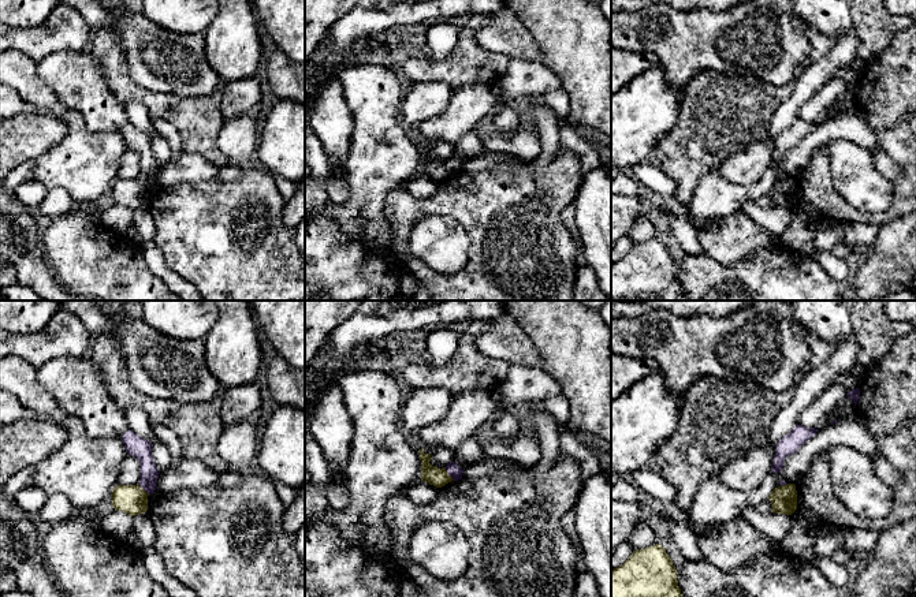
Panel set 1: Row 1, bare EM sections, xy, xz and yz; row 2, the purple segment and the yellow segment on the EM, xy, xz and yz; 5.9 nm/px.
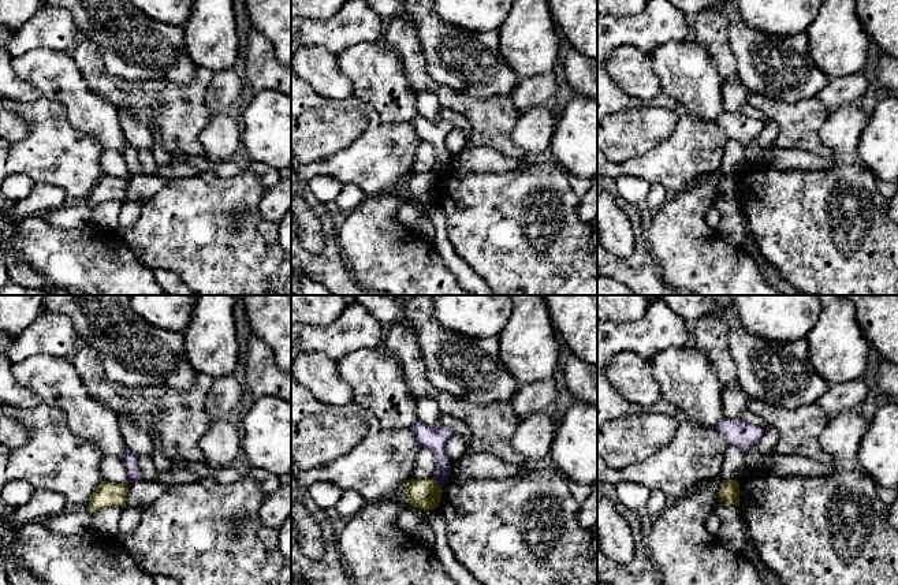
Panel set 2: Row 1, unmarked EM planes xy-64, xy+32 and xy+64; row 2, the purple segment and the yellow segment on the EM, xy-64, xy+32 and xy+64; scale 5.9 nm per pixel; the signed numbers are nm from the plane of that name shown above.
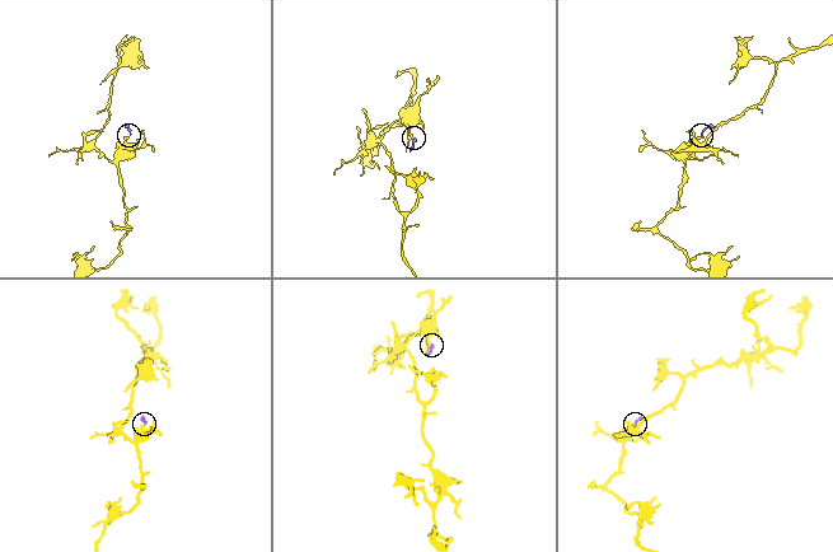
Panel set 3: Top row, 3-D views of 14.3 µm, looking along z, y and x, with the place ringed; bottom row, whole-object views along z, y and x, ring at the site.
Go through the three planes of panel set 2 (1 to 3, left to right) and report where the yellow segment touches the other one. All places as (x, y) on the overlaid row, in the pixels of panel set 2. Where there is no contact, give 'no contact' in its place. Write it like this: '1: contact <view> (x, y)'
1: no contact
2: contact xy+32 (439, 483)
3: no contact

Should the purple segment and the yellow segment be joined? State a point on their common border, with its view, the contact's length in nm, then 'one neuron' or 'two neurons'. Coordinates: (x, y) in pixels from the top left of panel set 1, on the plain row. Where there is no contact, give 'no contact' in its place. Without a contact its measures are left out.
xz (447, 167) | 90 nm | two neurons

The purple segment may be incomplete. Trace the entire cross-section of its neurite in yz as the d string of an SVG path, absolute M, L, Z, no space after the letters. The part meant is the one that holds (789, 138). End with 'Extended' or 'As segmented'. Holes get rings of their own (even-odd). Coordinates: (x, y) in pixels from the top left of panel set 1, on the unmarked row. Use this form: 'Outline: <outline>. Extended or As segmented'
Outline: M796 119L775 139L775 148L771 158L772 167L782 167L783 154L798 145L798 142L816 128L818 123Z. As segmented

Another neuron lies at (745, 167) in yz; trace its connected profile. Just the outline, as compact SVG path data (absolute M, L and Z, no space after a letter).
M764 135L760 141L729 156L718 168L720 176L737 186L755 184L770 167L774 148L775 142Z

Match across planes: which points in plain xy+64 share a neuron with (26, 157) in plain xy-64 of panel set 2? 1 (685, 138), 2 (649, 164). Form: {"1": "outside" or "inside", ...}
{"1": "inside", "2": "inside"}

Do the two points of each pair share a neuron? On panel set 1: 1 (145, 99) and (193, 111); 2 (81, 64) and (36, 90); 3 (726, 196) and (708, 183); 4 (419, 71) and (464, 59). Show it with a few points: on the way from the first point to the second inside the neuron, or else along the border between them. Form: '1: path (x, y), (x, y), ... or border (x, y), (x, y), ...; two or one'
1: path (157, 101), (170, 101), (181, 111); one
2: border (37, 60), (37, 75), (52, 89), (59, 100); two
3: path (722, 196), (712, 187); one
4: path (429, 71), (453, 70); one

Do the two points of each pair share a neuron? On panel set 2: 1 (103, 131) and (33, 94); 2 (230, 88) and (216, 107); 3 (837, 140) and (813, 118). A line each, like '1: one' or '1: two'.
1: two
2: one
3: two

